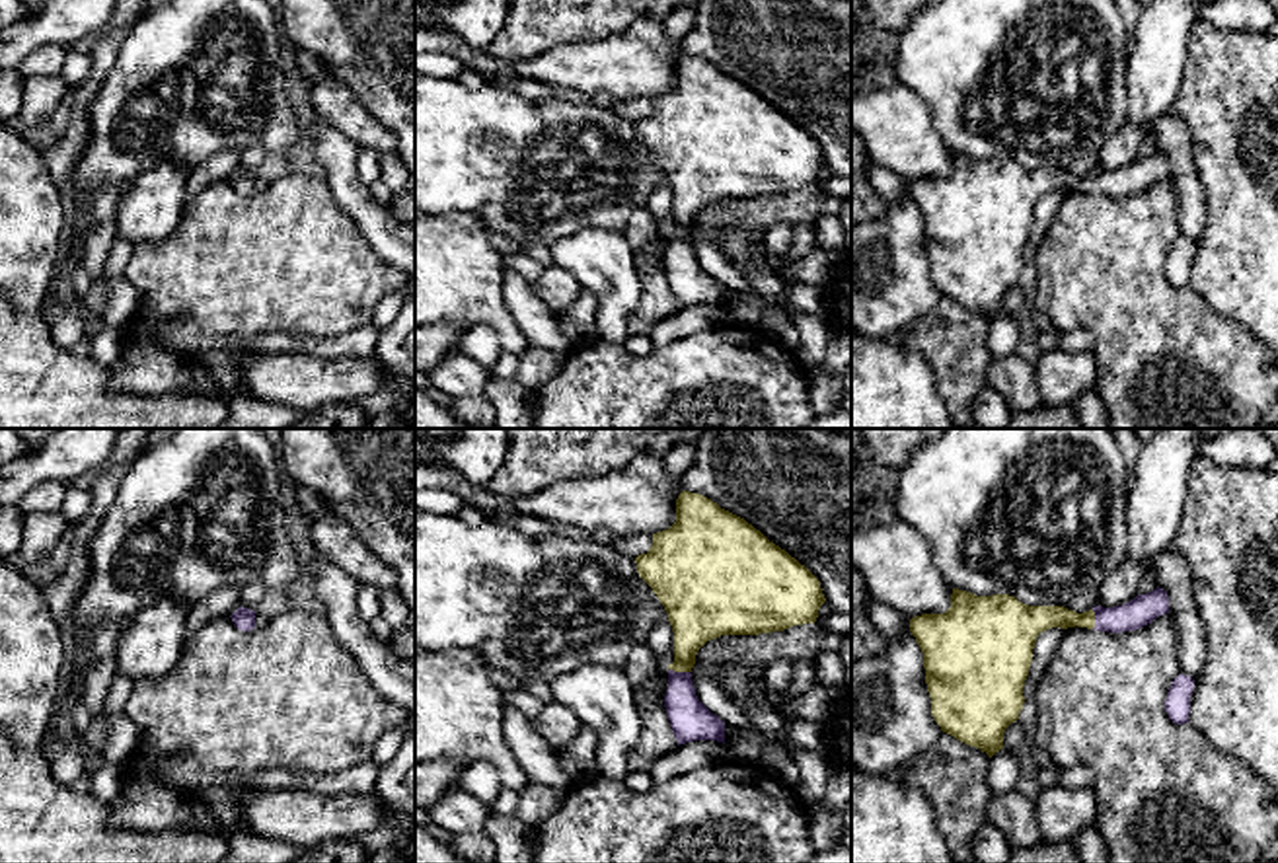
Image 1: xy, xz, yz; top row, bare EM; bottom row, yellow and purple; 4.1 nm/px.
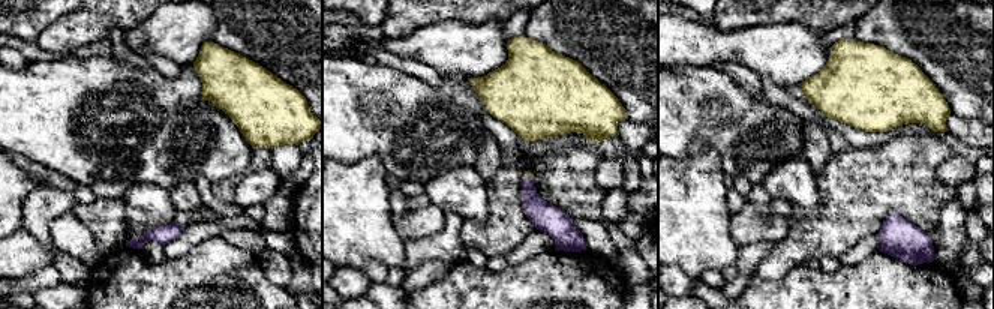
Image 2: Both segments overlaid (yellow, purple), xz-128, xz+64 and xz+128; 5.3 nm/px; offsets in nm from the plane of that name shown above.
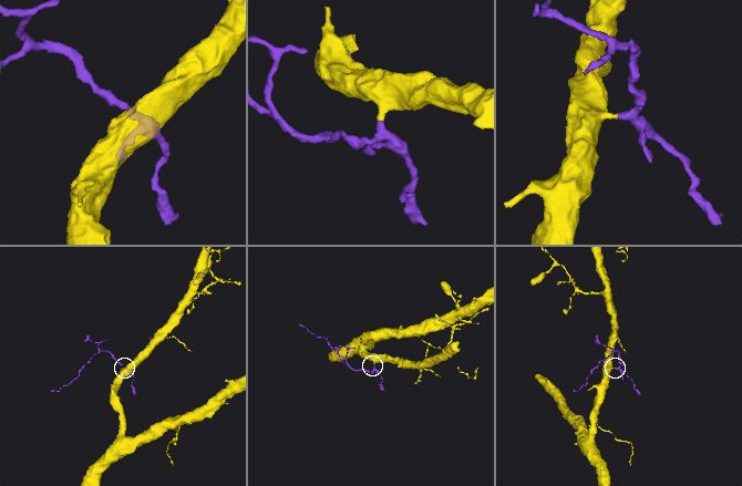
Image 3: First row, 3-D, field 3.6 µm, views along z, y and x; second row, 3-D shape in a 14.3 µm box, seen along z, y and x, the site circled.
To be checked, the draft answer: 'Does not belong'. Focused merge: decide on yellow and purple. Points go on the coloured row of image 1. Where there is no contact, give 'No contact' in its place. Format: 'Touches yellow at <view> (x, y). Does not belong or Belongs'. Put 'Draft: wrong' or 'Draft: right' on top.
Draft: wrong
Touches yellow at xz (680, 671). Belongs

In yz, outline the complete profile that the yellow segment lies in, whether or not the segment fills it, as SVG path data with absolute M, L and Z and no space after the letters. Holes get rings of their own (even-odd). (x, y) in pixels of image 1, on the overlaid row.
M953 588L945 614L910 619L923 653L931 715L943 732L990 758L1003 748L1005 729L1019 719L1023 686L1036 637L1052 627L1134 631L1169 614L1163 588L1134 600L1077 614L1064 606L1027 606L1009 594L976 596Z

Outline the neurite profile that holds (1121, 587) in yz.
M1124 557L1097 588L1097 606L1114 608L1134 600L1147 569L1147 565Z

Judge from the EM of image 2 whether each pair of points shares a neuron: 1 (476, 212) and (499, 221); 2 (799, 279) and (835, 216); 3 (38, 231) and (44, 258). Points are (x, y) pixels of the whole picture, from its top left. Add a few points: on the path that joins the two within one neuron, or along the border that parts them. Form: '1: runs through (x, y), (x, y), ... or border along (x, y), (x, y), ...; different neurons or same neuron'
1: border along (486, 182), (489, 218), (485, 222), (464, 221); different neurons
2: border along (804, 263), (772, 281); different neurons
3: border along (23, 225), (44, 245), (53, 248); different neurons

